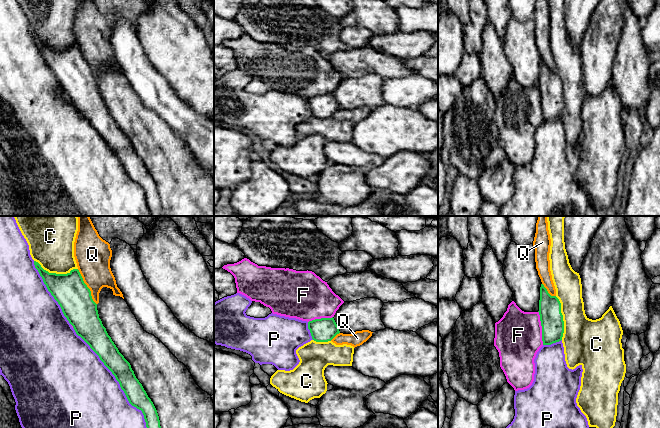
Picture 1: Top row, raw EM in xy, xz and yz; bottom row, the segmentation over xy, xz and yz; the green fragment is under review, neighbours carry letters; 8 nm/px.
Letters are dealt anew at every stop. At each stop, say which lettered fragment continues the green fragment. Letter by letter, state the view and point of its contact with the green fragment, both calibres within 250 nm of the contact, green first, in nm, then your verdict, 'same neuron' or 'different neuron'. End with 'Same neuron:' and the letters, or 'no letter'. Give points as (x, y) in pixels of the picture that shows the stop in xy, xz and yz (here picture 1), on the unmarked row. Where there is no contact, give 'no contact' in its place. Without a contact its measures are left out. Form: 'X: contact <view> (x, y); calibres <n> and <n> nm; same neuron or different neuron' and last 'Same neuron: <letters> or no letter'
C: contact xy (55, 49); calibres 280 and 360 nm; different neuron
F: contact yz (542, 104); calibres 180 and 380 nm; different neuron
P: contact xy (120, 161); calibres 160 and 480 nm; different neuron
Q: contact xy (87, 63); calibres 280 and 280 nm; different neuron
Same neuron: no letter

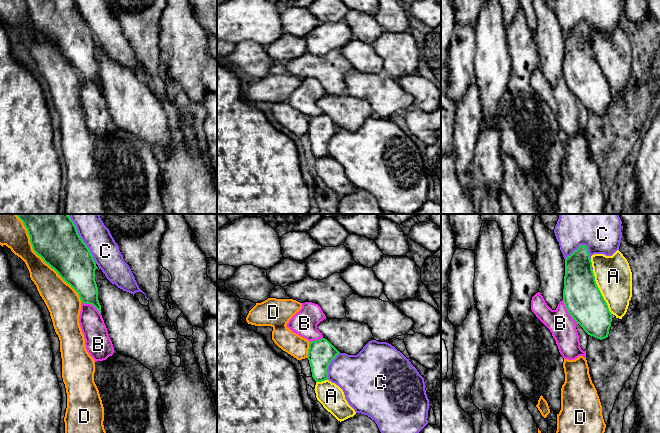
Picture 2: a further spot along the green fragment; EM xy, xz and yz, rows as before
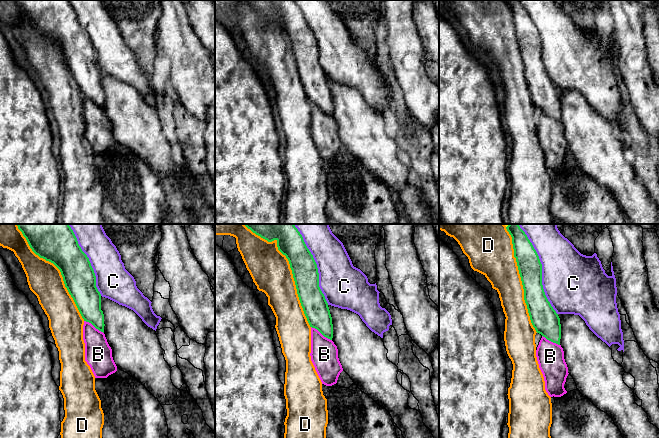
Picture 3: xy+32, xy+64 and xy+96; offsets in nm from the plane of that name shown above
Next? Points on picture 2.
A: contact yz (600, 68); calibres 300 and 300 nm; different neuron
B: contact yz (568, 88); calibres 300 and 200 nm; same neuron
C: contact xy (85, 20); calibres 360 and 220 nm; different neuron
D: contact xy (46, 39); calibres 360 and 240 nm; different neuron
Same neuron: B

